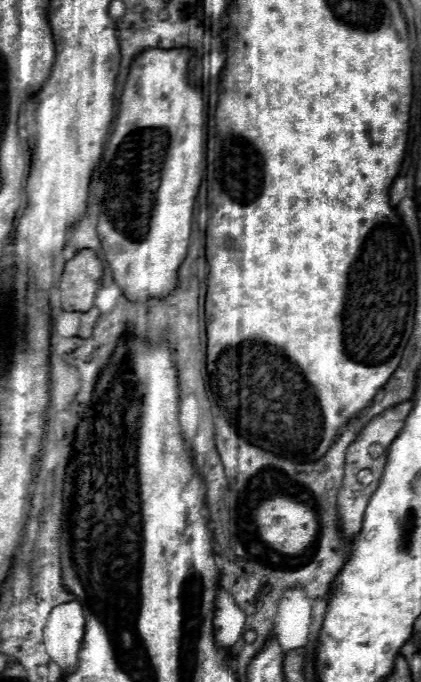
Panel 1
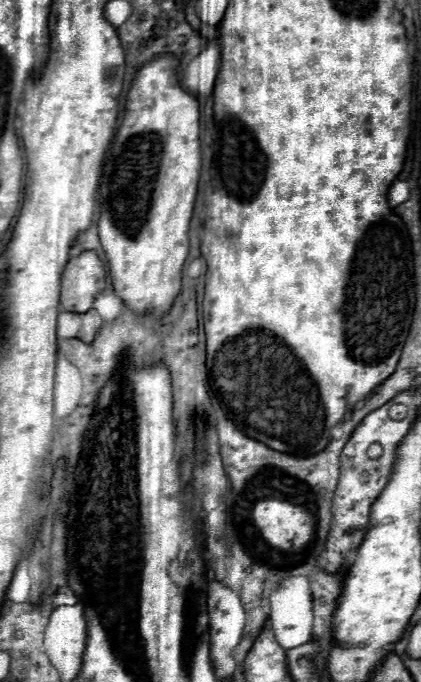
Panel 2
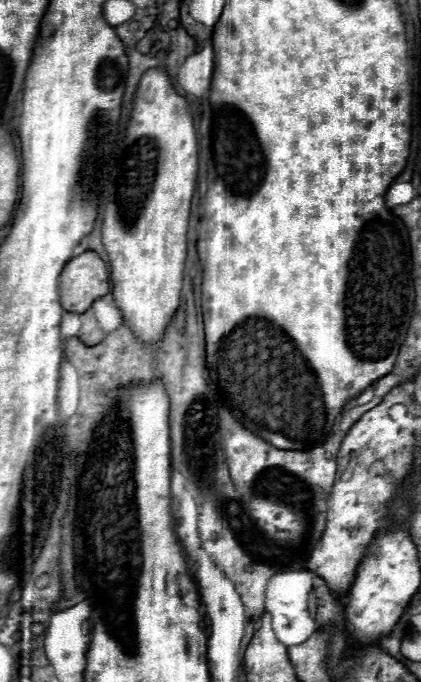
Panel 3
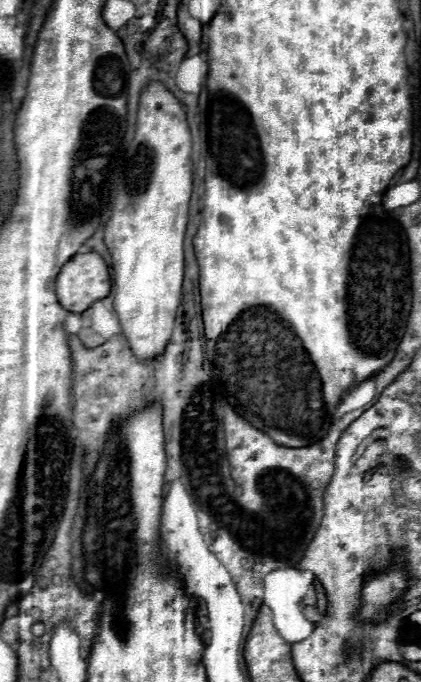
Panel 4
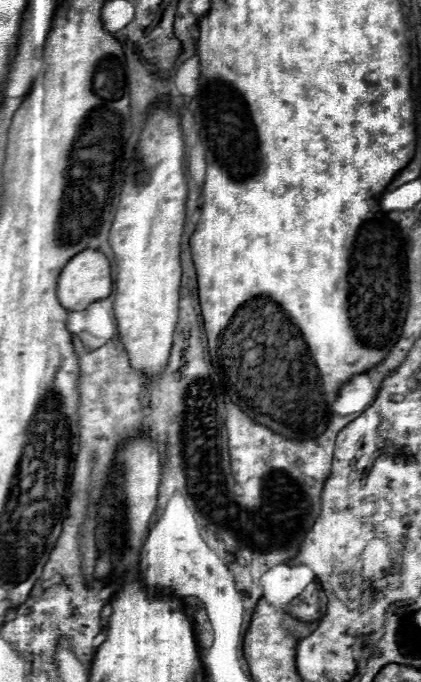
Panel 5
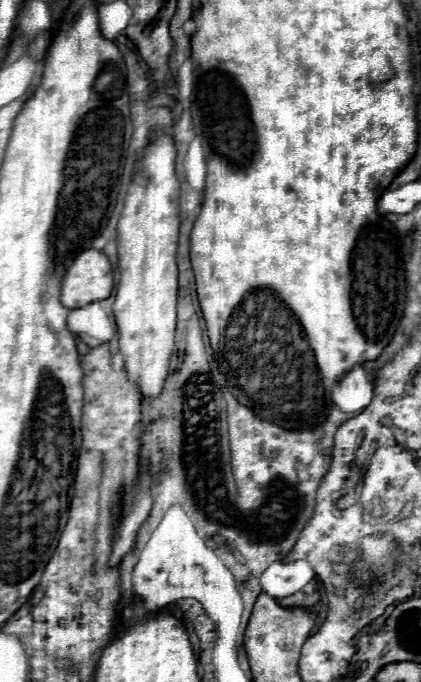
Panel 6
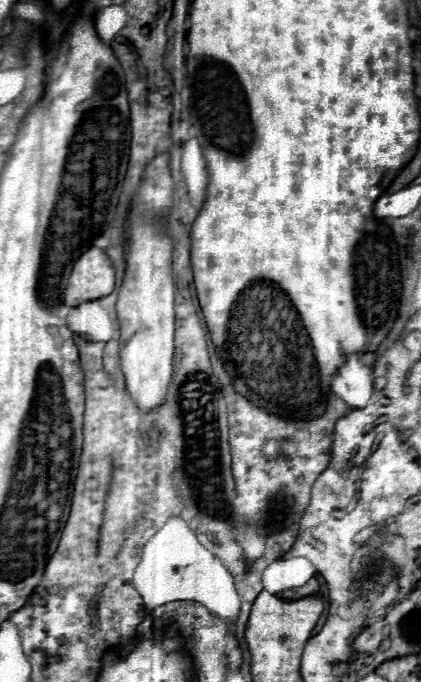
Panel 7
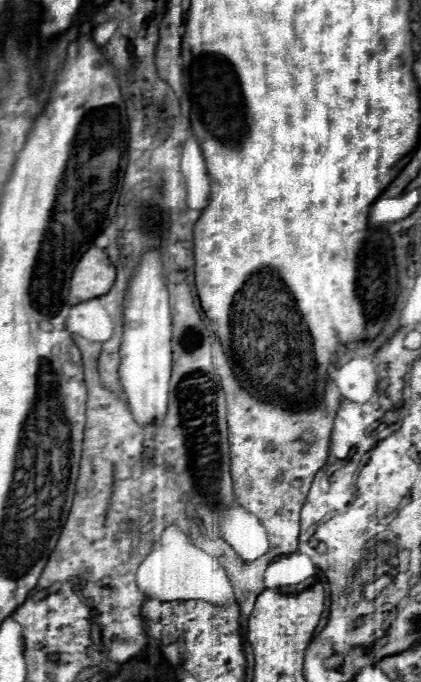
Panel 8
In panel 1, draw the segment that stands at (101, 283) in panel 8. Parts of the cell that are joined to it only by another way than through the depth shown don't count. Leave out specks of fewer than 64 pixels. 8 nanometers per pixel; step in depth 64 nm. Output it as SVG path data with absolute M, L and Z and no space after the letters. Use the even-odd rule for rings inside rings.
M88 248L80 250L64 266L60 278L60 304L68 312L88 312L102 284L102 264Z

